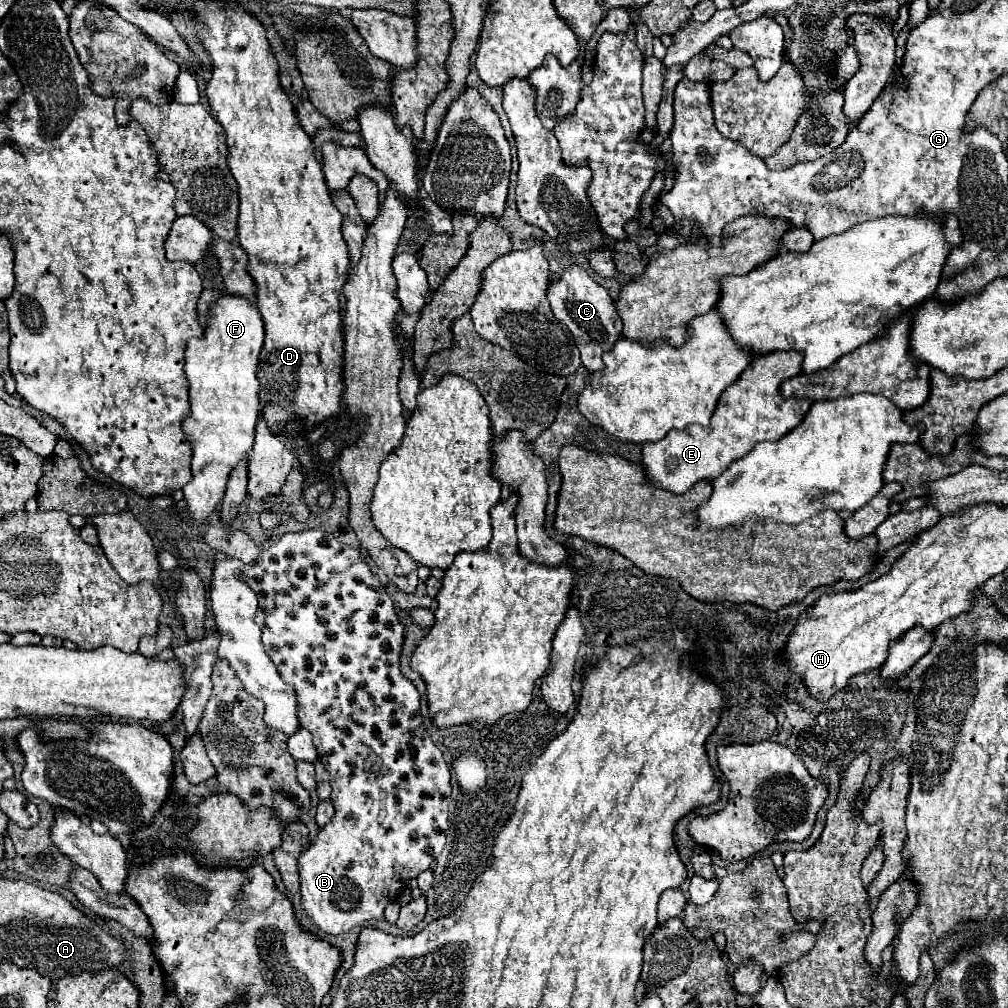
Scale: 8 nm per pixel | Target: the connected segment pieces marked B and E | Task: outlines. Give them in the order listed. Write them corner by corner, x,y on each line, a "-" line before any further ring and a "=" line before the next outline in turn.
218,511
210,521
206,523
204,529
204,539
206,543
226,555
238,557
246,565
246,579
248,585
254,589
258,595
258,621
262,625
262,643
274,665
278,667
280,677
286,683
294,683
296,697
300,703
298,717
300,725
312,733
314,747
318,751
320,763
324,763
326,771
330,773
330,787
332,787
332,805
334,805
334,817
326,823
326,827
320,829
316,835
316,841
300,855
298,861
298,873
300,873
300,895
302,895
302,911
312,919
312,923
330,935
340,935
350,931
356,925
366,925
372,921
380,921
384,917
384,907
392,901
398,899
398,893
408,885
408,879
418,877
418,873
426,871
430,863
440,855
446,835
448,835
448,805
450,805
450,769
444,761
442,751
432,743
422,715
420,715
420,693
418,689
400,673
400,649
402,649
402,639
404,639
404,627
396,617
394,603
384,591
382,579
378,579
368,563
364,561
364,555
350,547
342,545
334,535
324,533
320,529
310,529
310,531
300,531
300,533
286,533
272,541
270,545
256,545
248,535
236,529
228,529
220,523
=
774,351
756,357
748,369
720,395
710,425
688,425
684,431
670,431
658,443
642,445
644,477
652,487
684,493
698,481
716,479
732,461
746,457
756,443
774,441
792,431
808,413
812,401
786,399
780,395
780,383
798,375
802,353

